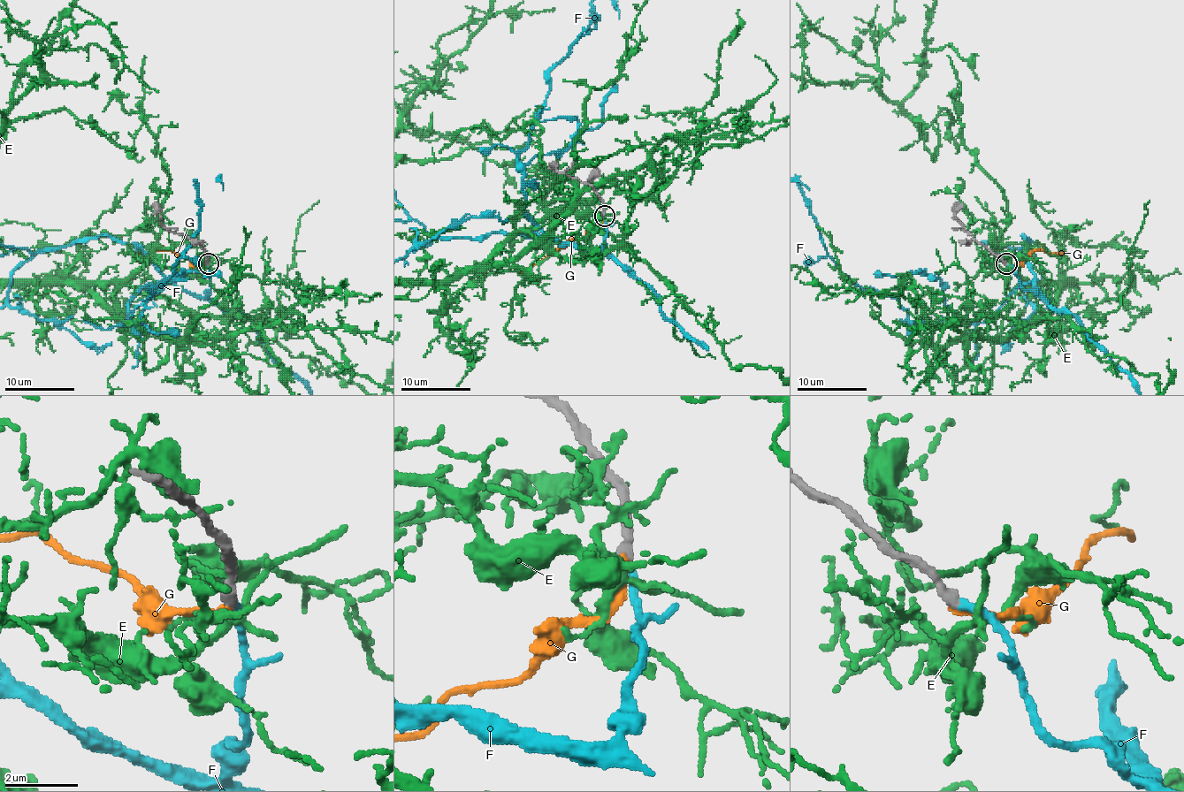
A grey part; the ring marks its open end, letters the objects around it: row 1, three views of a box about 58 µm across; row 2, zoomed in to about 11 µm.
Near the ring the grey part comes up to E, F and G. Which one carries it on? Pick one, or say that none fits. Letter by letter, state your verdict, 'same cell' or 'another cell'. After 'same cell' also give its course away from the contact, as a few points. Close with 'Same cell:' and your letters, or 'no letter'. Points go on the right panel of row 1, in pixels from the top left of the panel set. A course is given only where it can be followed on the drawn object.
E: another cell
F: same cell
G: another cell
Same cell: F

